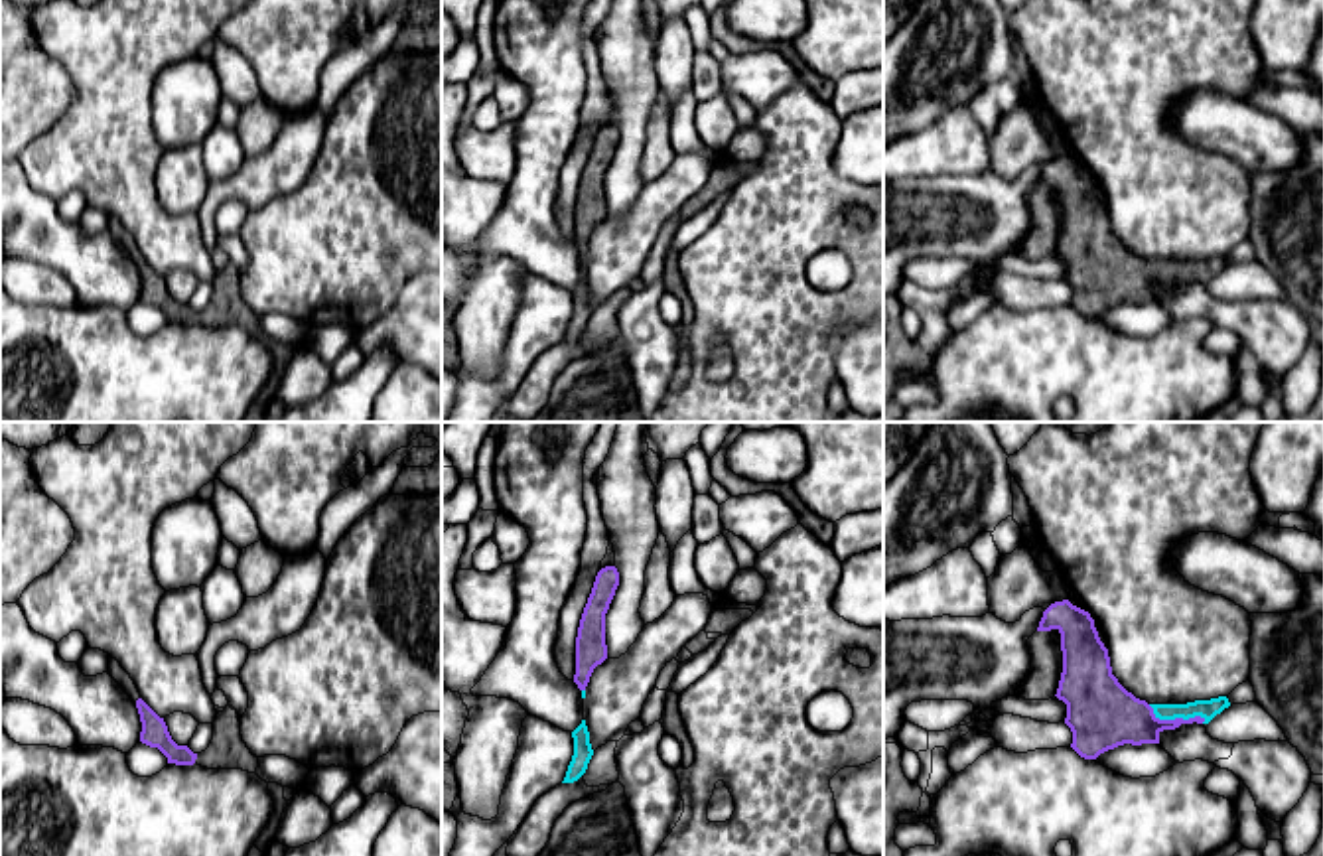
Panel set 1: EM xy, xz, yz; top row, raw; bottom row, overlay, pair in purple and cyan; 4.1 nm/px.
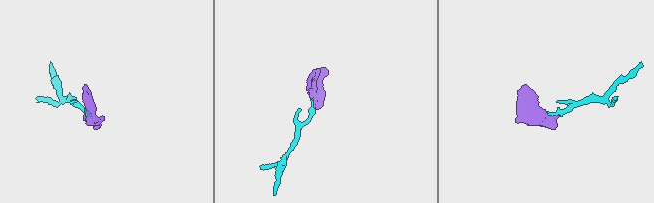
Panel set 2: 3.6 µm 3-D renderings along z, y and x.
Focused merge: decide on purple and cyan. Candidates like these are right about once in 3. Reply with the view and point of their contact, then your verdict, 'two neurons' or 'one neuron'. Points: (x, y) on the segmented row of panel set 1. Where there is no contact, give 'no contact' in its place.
meets purple in yz at (1176, 718); one neuron

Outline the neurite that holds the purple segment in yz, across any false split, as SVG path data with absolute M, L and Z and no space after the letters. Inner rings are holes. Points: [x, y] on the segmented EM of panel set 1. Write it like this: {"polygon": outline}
{"polygon": "M1069 600L1055 602L1043 611L1037 631L1051 629L1061 633L1063 651L1063 673L1055 696L1067 704L1065 724L1073 732L1071 748L1084 759L1096 759L1100 753L1124 744L1159 744L1163 730L1175 730L1193 722L1209 724L1230 706L1226 696L1187 704L1148 704L1136 698L1112 675L1108 649L1100 641L1090 613Z"}

